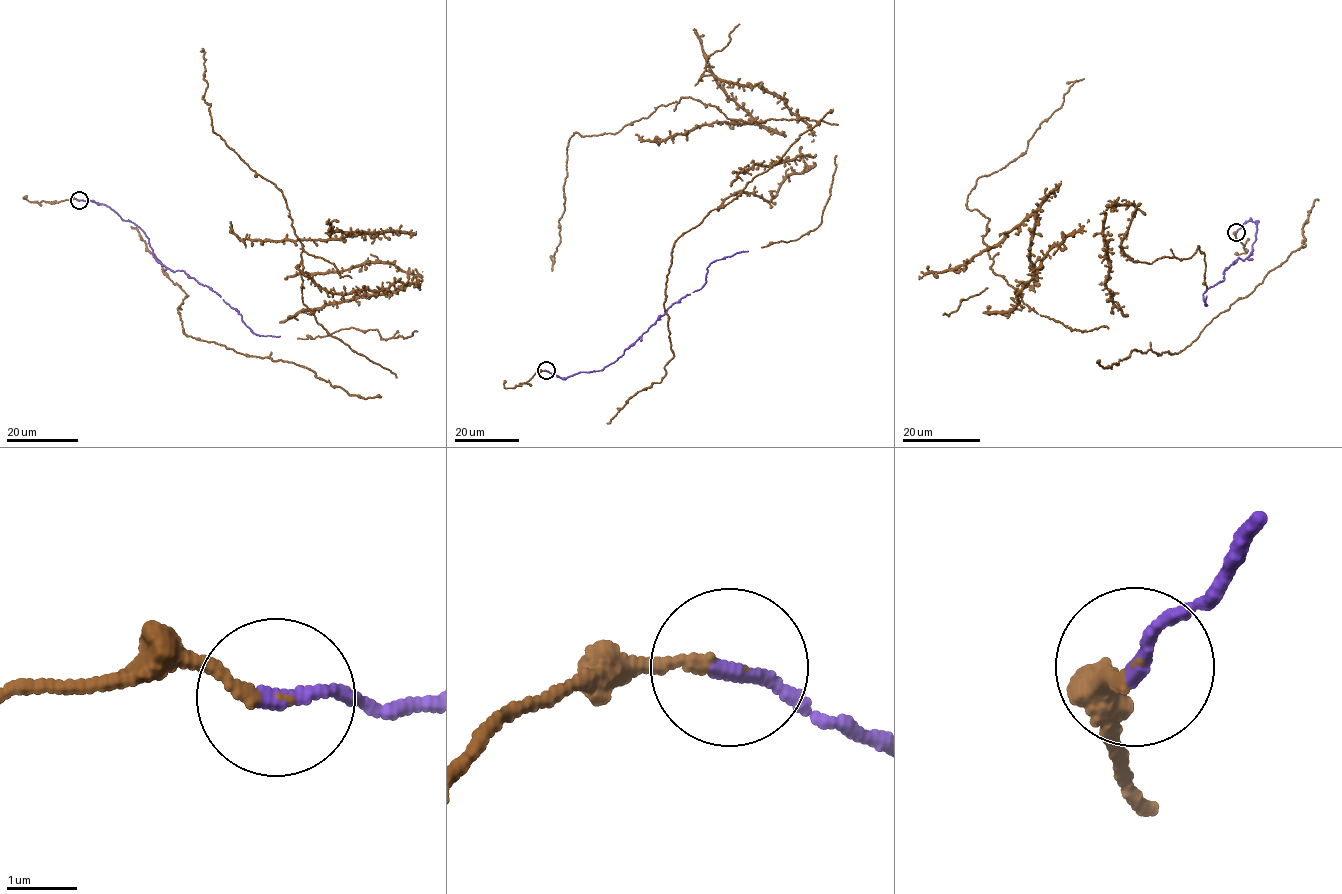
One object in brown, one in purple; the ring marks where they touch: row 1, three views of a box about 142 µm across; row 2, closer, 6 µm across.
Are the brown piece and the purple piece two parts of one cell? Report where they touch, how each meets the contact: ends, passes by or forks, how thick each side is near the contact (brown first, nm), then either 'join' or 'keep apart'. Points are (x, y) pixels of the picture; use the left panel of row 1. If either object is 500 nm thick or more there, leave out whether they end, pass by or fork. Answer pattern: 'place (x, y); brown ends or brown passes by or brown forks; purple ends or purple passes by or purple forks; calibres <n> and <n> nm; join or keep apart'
place (79, 200); brown ends; purple ends; calibres 150 and 200 nm; join

